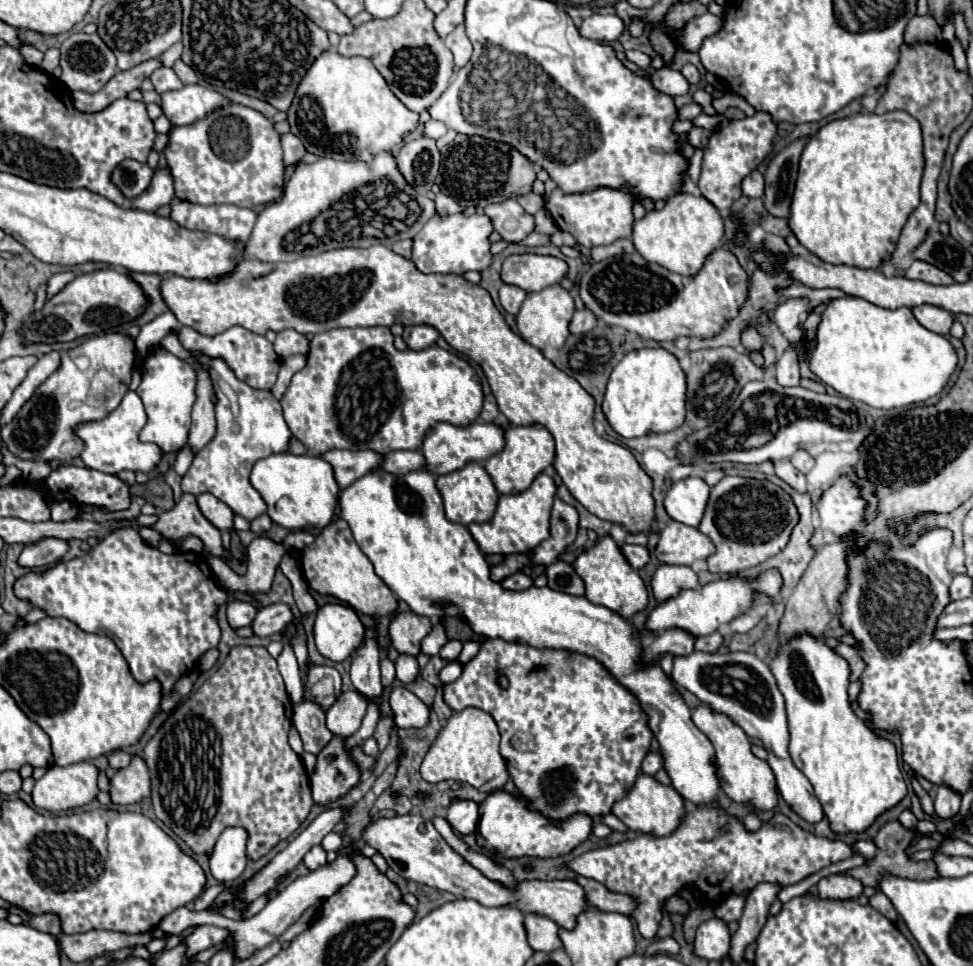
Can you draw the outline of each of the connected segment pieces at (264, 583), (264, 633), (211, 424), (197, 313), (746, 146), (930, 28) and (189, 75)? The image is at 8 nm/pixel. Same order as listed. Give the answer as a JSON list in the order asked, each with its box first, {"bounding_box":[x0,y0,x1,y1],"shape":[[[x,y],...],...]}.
[{"bounding_box":[209,536,285,594],"shape":[[[255,536],[255,540],[247,546],[245,574],[235,574],[223,560],[217,560],[217,558],[209,558],[209,566],[213,574],[231,592],[267,594],[271,592],[271,582],[283,556],[285,556],[283,544],[275,540],[267,540],[267,536]]]},{"bounding_box":[251,604,293,638],"shape":[[[273,604],[273,606],[261,608],[257,612],[257,618],[253,620],[251,628],[253,628],[255,636],[267,638],[271,634],[281,632],[291,620],[293,620],[293,614],[291,614],[289,606],[285,606],[285,604]]]},{"bounding_box":[187,370,217,454],"shape":[[[197,370],[197,402],[193,406],[193,426],[189,430],[187,446],[193,450],[193,454],[199,454],[213,438],[217,432],[217,422],[215,422],[215,412],[213,412],[213,386],[207,376],[207,372]]]},{"bounding_box":[161,244,655,532],"shape":[[[375,244],[369,248],[329,250],[317,256],[297,258],[293,262],[261,262],[255,258],[245,258],[237,266],[237,272],[233,272],[229,280],[221,280],[221,284],[209,284],[209,280],[185,280],[181,276],[165,276],[161,280],[161,296],[167,308],[183,326],[189,326],[205,336],[217,336],[233,326],[243,326],[261,336],[267,330],[295,330],[307,336],[327,332],[331,328],[355,326],[433,326],[451,348],[481,366],[499,410],[511,424],[537,422],[551,432],[551,436],[555,438],[553,466],[575,500],[579,500],[591,514],[599,516],[601,520],[621,524],[627,532],[641,532],[643,528],[651,528],[653,524],[655,504],[651,498],[651,478],[641,470],[631,450],[595,434],[595,400],[577,384],[577,380],[565,376],[565,372],[561,372],[547,358],[543,358],[543,354],[535,346],[513,334],[501,312],[495,308],[489,292],[477,284],[471,284],[463,276],[425,276],[417,272],[411,260],[395,254],[383,244]]]},{"bounding_box":[697,112,775,210],"shape":[[[757,112],[755,116],[743,120],[733,120],[711,134],[707,146],[703,148],[705,156],[703,156],[703,168],[697,186],[701,194],[717,210],[729,210],[731,204],[741,196],[743,178],[749,176],[749,172],[753,172],[763,162],[763,158],[771,152],[773,136],[775,136],[775,122],[765,112]]]},{"bounding_box":[905,14,943,44],"shape":[[[915,14],[909,20],[907,28],[905,28],[905,40],[909,44],[921,42],[921,40],[933,40],[933,42],[941,44],[943,42],[943,38],[941,38],[941,26],[937,24],[937,20],[931,14],[925,14],[925,16]]]},{"bounding_box":[173,60,197,84],"shape":[[[177,60],[177,62],[173,64],[173,70],[175,70],[175,74],[181,78],[183,84],[195,84],[195,82],[197,82],[197,74],[195,74],[187,64],[183,64],[181,60]]]}]

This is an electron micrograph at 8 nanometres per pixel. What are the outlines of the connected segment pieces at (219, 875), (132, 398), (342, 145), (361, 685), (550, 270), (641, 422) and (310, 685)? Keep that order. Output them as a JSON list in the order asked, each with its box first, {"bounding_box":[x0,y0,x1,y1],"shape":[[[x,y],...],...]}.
[{"bounding_box":[209,826,247,884],"shape":[[[229,826],[217,838],[209,852],[209,868],[215,880],[229,884],[237,880],[247,864],[247,830],[241,826]]]},{"bounding_box":[75,392,161,474],"shape":[[[127,392],[123,402],[109,416],[105,416],[103,420],[85,422],[85,424],[75,428],[75,434],[85,444],[85,448],[81,452],[81,460],[85,462],[85,466],[89,466],[93,470],[107,472],[107,474],[117,474],[121,470],[151,472],[161,458],[161,450],[157,448],[157,444],[139,442],[137,436],[139,436],[139,430],[143,426],[145,426],[143,402],[135,392]]]},{"bounding_box":[287,50,419,160],"shape":[[[335,50],[315,58],[287,114],[291,132],[303,140],[307,152],[337,160],[371,160],[377,152],[399,144],[403,134],[419,128],[419,116],[399,102],[371,60],[347,58]]]},{"bounding_box":[351,638,383,698],"shape":[[[367,638],[353,654],[351,682],[359,694],[377,698],[383,690],[379,678],[379,646],[375,638]]]},{"bounding_box":[501,254,567,292],"shape":[[[515,254],[503,262],[501,280],[523,288],[525,292],[539,292],[545,286],[561,282],[567,274],[567,264],[553,256]]]},{"bounding_box":[603,348,685,438],"shape":[[[663,348],[629,352],[609,376],[603,412],[611,428],[623,438],[639,438],[649,432],[663,434],[679,428],[685,420],[685,374],[677,358]]]},{"bounding_box":[303,662,341,710],"shape":[[[309,662],[303,688],[307,690],[303,694],[303,700],[311,700],[319,708],[329,710],[341,694],[341,674],[335,668]]]}]

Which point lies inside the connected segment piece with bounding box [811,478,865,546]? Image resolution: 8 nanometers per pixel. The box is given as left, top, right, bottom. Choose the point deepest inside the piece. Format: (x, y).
(840, 509)

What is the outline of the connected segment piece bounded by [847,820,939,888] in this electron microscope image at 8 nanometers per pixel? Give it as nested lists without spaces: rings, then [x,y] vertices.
[[[893,820],[893,822],[887,822],[885,826],[879,828],[877,836],[873,838],[875,846],[877,846],[877,854],[873,858],[873,862],[869,862],[867,866],[861,866],[861,868],[853,868],[849,870],[847,874],[855,876],[857,880],[861,880],[865,886],[873,886],[873,888],[879,888],[879,878],[881,874],[893,874],[893,876],[899,876],[899,878],[909,878],[909,880],[933,880],[933,878],[939,878],[939,872],[937,872],[937,864],[933,860],[923,860],[923,862],[917,862],[917,860],[911,860],[909,858],[909,848],[911,848],[911,842],[917,838],[917,830],[909,830],[905,828],[899,820]]]

